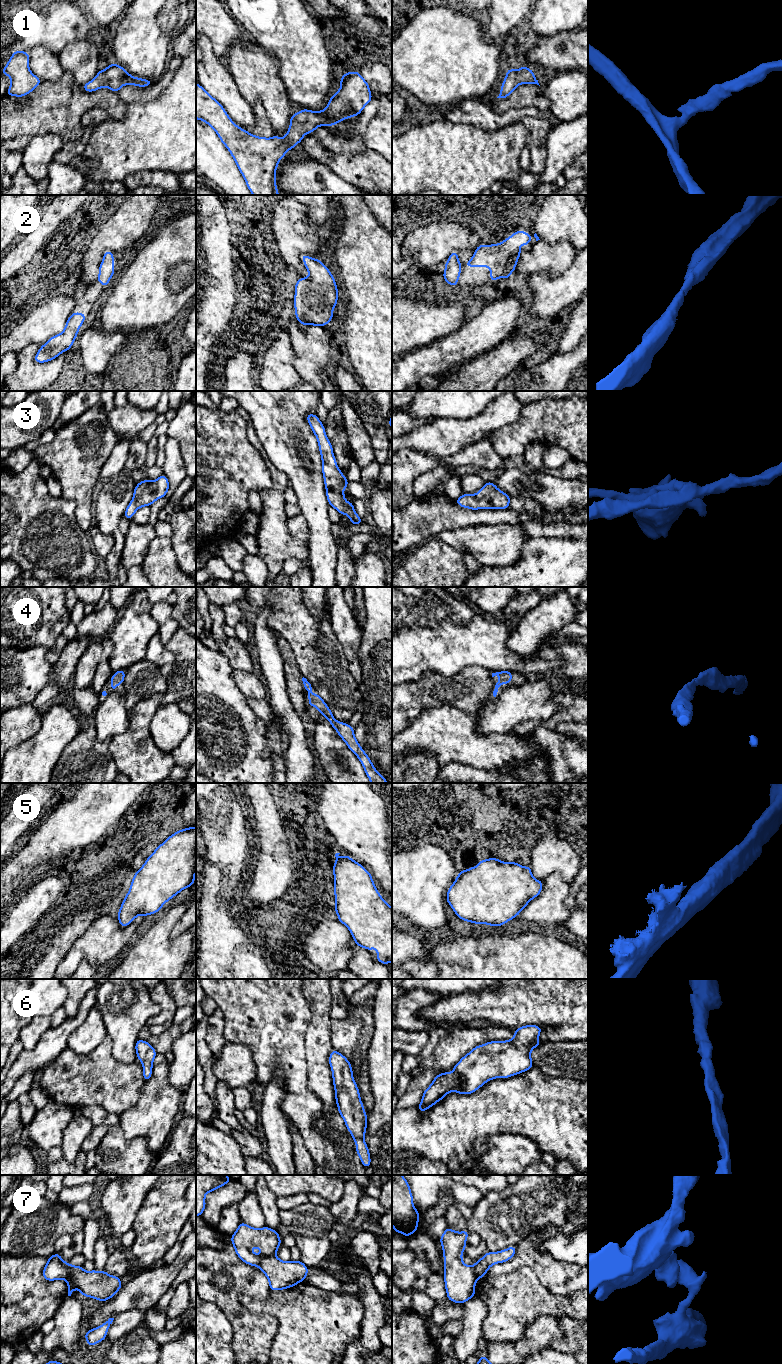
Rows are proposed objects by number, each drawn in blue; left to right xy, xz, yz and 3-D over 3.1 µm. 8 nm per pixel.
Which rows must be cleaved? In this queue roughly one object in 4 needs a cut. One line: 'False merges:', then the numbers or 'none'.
False merges: 7

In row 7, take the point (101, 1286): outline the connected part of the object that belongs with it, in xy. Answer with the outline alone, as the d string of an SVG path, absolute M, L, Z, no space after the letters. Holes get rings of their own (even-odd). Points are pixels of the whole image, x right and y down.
M65 1263L73 1284L82 1296L103 1302L111 1299L122 1287L121 1278L107 1274L105 1269L101 1272L95 1269L86 1272L82 1266Z

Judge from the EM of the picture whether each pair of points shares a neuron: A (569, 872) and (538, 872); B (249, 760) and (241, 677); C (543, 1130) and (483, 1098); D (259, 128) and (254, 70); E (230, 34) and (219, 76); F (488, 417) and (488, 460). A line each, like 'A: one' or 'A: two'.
A: one
B: two
C: one
D: two
E: two
F: two

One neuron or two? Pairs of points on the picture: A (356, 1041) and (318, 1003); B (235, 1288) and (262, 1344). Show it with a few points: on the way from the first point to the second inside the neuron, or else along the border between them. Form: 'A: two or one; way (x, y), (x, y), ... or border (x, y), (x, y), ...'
A: two; border (330, 1019), (331, 1043)
B: one; way (234, 1302), (234, 1311), (251, 1330)

